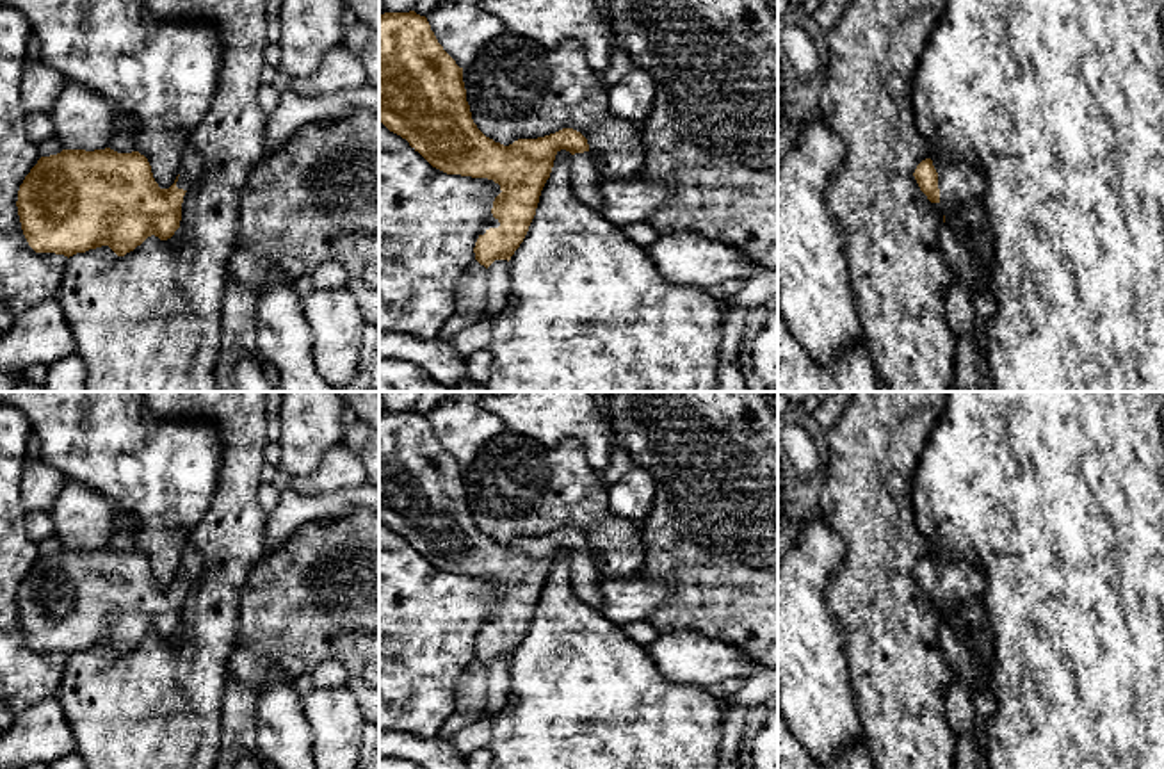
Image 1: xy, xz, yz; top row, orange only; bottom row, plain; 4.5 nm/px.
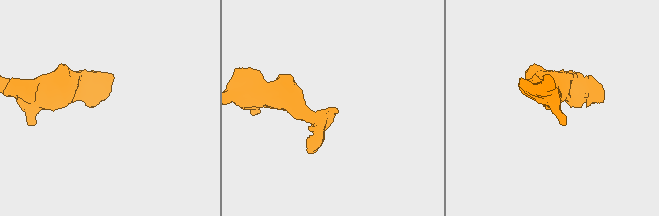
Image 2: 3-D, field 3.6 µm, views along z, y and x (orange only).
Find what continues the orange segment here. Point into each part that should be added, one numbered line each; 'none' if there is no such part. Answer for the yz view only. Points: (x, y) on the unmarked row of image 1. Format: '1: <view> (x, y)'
1: yz (960, 581)

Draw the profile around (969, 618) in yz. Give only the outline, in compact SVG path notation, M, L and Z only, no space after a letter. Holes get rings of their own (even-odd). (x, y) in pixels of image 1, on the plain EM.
M981 598L968 600L945 614L945 621L956 637L965 639L974 648L975 634L988 628L986 605Z

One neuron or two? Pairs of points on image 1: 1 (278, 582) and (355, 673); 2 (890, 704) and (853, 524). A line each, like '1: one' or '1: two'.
1: one
2: one

